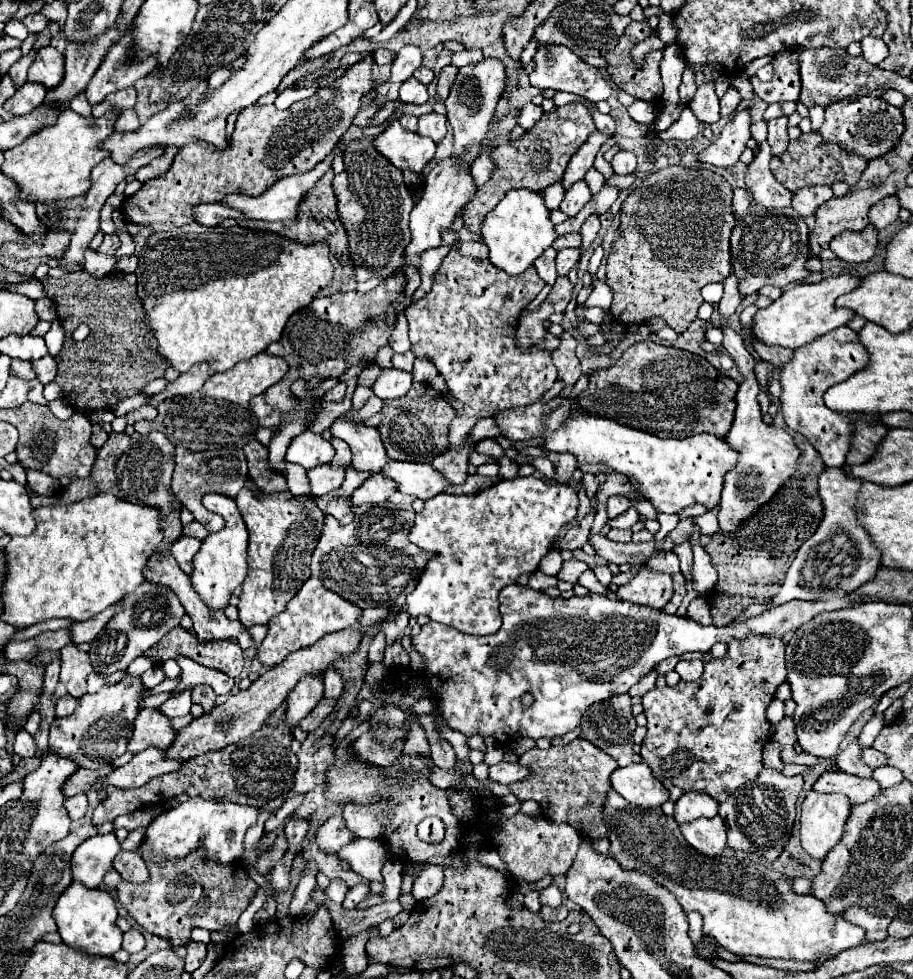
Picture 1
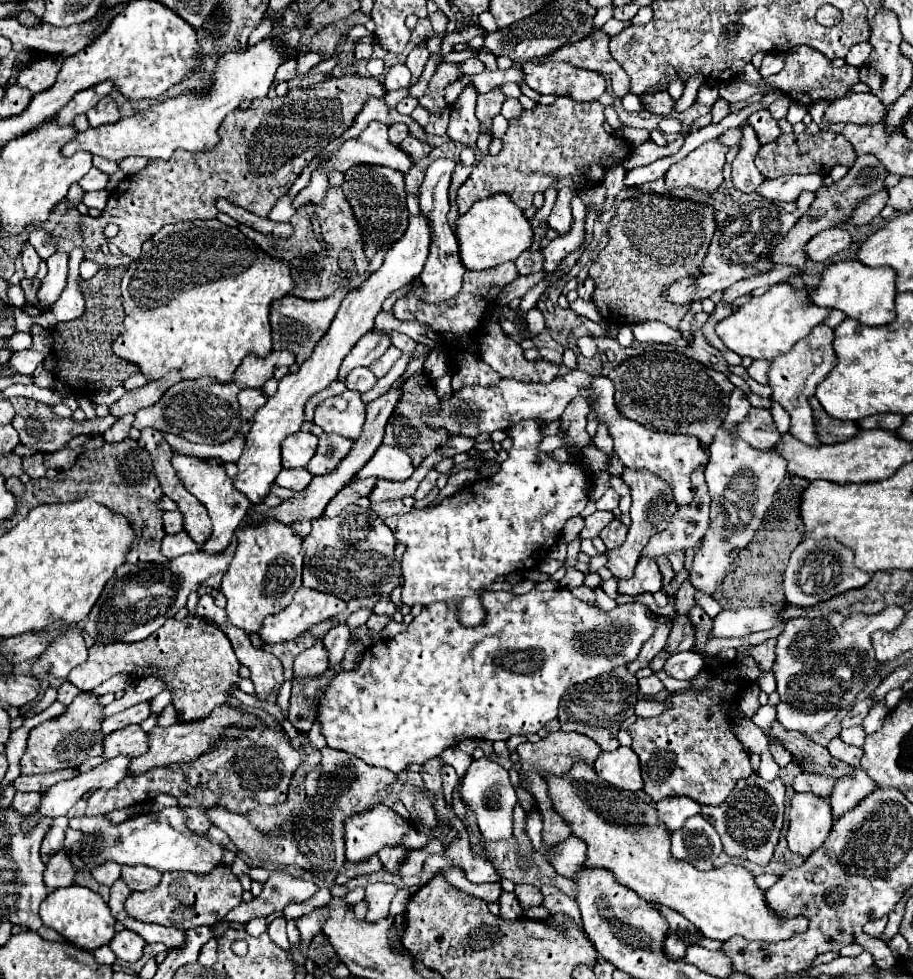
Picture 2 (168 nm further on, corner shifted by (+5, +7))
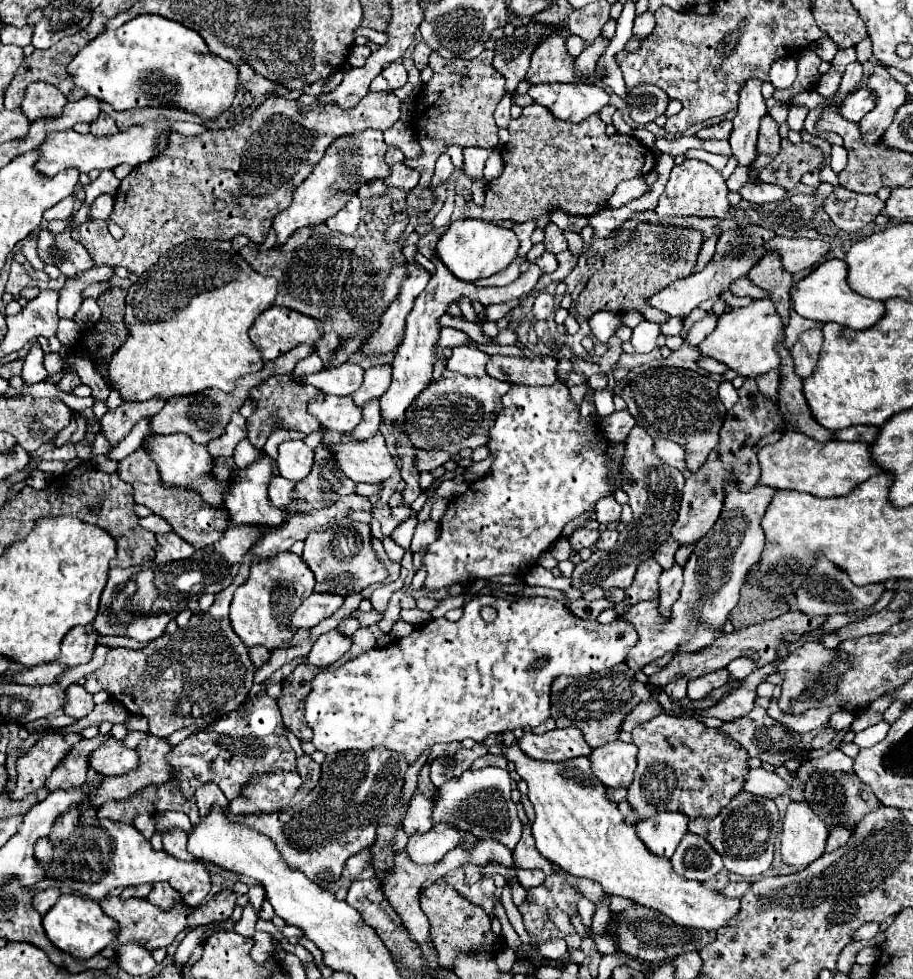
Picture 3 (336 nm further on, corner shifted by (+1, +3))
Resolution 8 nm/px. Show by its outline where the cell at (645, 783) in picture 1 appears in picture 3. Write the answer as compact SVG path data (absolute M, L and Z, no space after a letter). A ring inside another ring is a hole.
M613 741L613 745L603 745L601 749L593 749L591 759L591 769L595 777L611 789L629 789L633 783L633 773L637 767L637 747L633 743L623 743L623 741Z

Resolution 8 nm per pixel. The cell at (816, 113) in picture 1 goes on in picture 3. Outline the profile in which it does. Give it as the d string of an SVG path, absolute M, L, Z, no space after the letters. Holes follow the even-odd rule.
M831 145L831 161L830 166L835 173L840 173L845 169L848 162L847 151L844 146Z

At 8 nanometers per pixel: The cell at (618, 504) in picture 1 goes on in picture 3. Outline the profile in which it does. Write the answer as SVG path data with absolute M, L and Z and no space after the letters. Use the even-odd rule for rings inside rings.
M613 495L609 497L603 497L597 501L595 505L595 517L601 525L609 525L613 521L619 521L619 515L621 515L621 505L615 501Z

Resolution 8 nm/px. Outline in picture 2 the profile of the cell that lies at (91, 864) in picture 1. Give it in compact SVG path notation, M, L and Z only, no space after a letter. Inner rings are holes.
M59 851L55 857L49 859L47 869L45 869L45 885L49 891L69 887L73 883L75 869L69 861L69 855L65 851Z

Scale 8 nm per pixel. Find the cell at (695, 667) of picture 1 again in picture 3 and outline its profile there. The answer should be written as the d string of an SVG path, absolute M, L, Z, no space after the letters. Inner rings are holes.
M677 675L675 679L671 679L667 685L665 685L665 693L673 699L681 699L687 695L687 677L685 675Z

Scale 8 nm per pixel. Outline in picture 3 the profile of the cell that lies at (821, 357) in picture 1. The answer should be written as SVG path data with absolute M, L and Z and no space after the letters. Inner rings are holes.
M809 329L799 335L799 341L791 349L791 357L795 363L795 373L801 379L807 379L813 375L817 367L817 359L821 355L821 345L823 345L823 333L821 329Z

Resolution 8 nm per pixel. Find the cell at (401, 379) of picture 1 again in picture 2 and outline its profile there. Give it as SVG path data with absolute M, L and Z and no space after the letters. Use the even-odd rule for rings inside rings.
M357 367L349 373L349 377L345 377L345 387L357 393L365 393L375 385L377 377L367 369L367 367Z

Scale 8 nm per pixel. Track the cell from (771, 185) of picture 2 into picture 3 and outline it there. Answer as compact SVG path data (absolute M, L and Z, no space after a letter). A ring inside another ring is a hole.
M755 181L755 183L745 183L739 191L739 195L751 203L763 205L763 203L773 203L779 201L787 195L787 191L781 185L771 185L771 183L763 183L763 181Z

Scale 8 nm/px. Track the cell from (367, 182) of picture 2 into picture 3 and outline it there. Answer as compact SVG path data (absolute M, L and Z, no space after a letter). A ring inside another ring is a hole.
M373 179L373 181L367 181L363 183L359 189L357 189L357 195L365 195L365 199L373 199L373 197L379 197L387 191L387 185L385 185L385 179Z

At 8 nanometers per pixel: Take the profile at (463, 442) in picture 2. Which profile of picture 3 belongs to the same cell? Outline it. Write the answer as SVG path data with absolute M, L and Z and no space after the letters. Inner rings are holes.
M421 449L417 453L417 469L419 471L433 471L433 469L445 465L449 459L451 459L451 453L447 453L447 451L435 451L435 449L425 451L425 449Z

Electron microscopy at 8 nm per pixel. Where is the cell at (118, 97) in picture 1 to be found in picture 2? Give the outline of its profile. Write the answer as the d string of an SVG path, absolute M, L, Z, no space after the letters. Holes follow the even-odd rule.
M107 95L103 97L97 107L93 107L91 111L87 111L87 119L91 127L99 127L99 125L109 125L119 121L119 109L115 105L115 101Z

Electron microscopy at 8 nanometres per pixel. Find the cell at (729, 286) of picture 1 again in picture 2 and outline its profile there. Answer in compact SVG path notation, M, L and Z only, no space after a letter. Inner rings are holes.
M735 387L729 399L729 413L715 435L715 441L711 445L711 459L705 469L705 479L711 495L711 523L701 541L701 547L693 557L693 567L689 571L689 583L705 595L713 595L725 575L735 569L737 553L745 549L749 545L749 539L753 539L755 533L761 529L763 517L773 503L773 495L787 475L783 457L775 455L773 449L751 449L745 441L739 441L731 433L733 425L743 421L749 409L751 403L747 401L747 395Z

